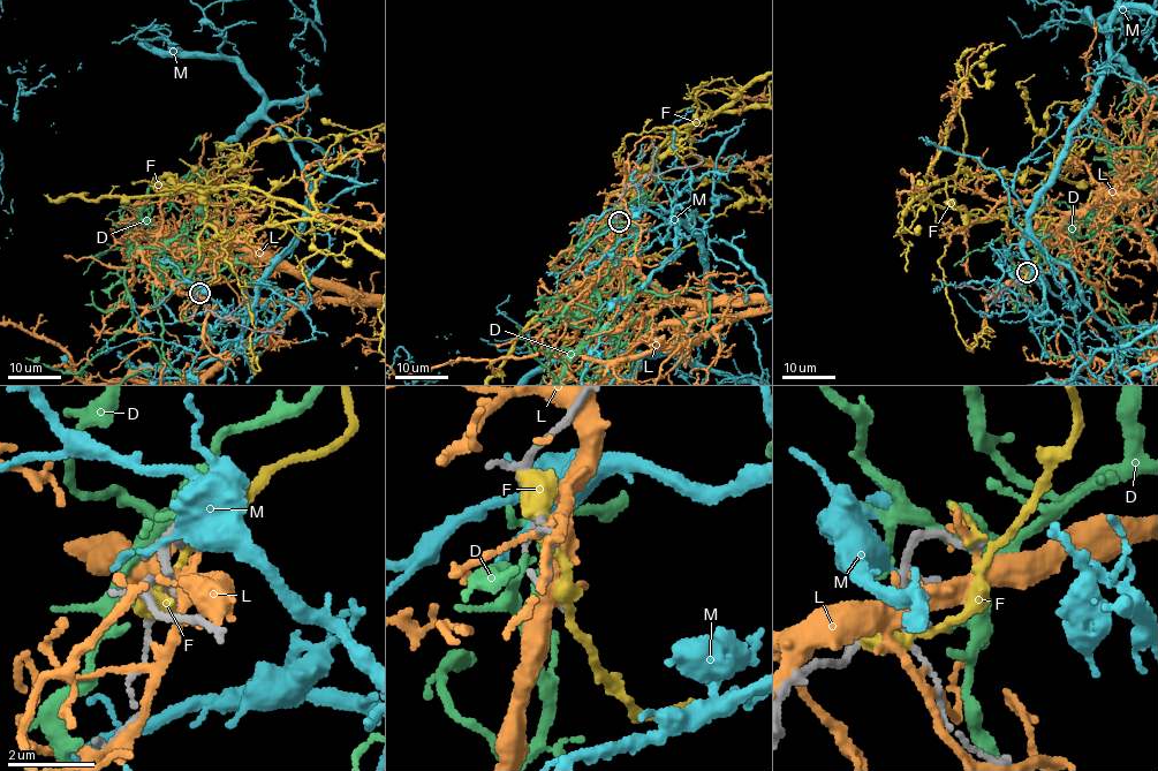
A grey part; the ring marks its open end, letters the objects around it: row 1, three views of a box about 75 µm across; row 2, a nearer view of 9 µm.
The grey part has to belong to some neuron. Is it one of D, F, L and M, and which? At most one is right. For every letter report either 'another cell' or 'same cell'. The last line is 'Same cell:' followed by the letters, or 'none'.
D: another cell
F: another cell
L: another cell
M: another cell
Same cell: none

